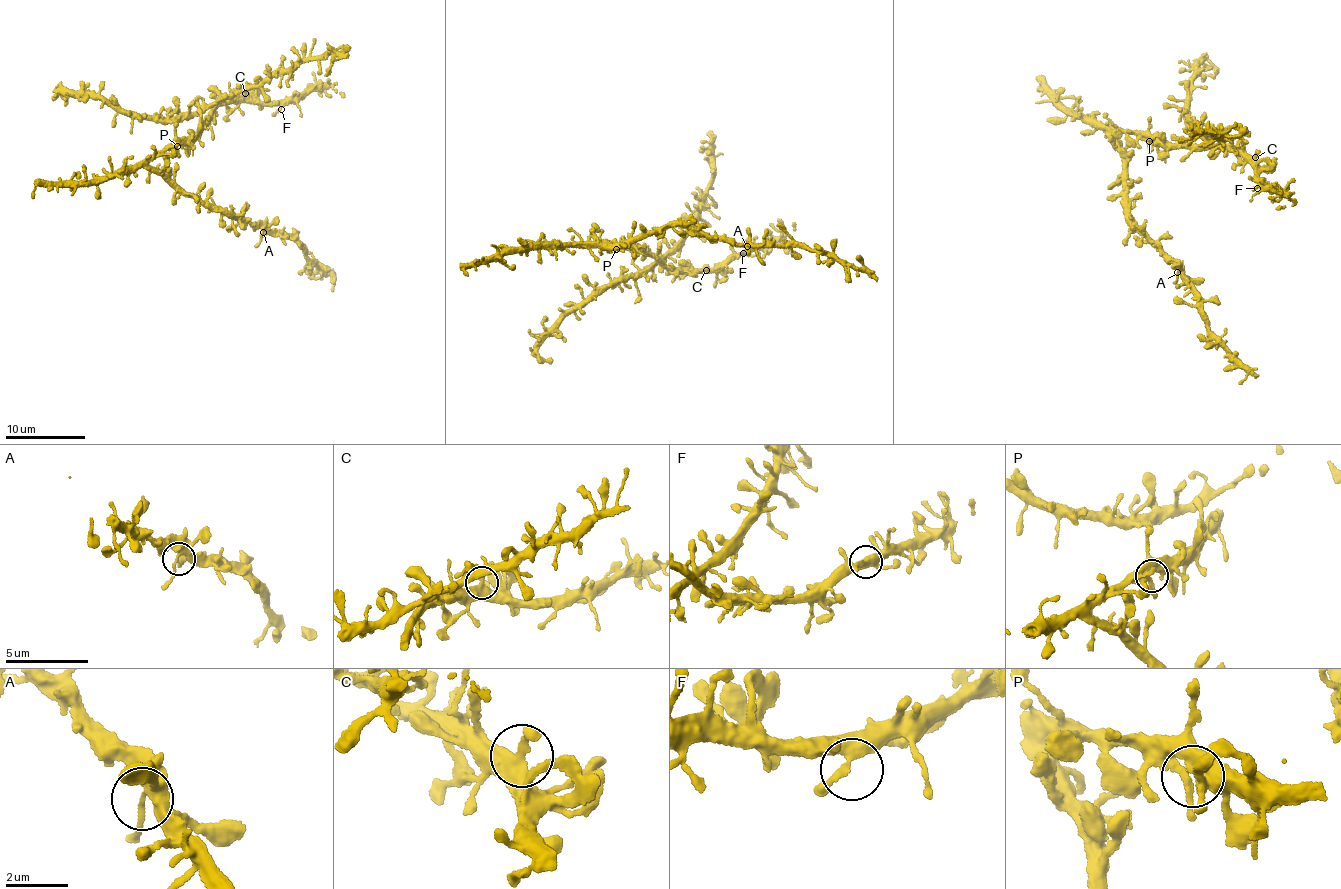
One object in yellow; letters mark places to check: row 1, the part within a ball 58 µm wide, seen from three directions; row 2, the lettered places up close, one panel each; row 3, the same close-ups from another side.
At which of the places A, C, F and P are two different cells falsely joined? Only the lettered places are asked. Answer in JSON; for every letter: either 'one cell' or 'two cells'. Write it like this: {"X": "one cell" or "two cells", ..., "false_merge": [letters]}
{"A": "one cell", "C": "one cell", "F": "one cell", "P": "one cell", "false_merge": []}

